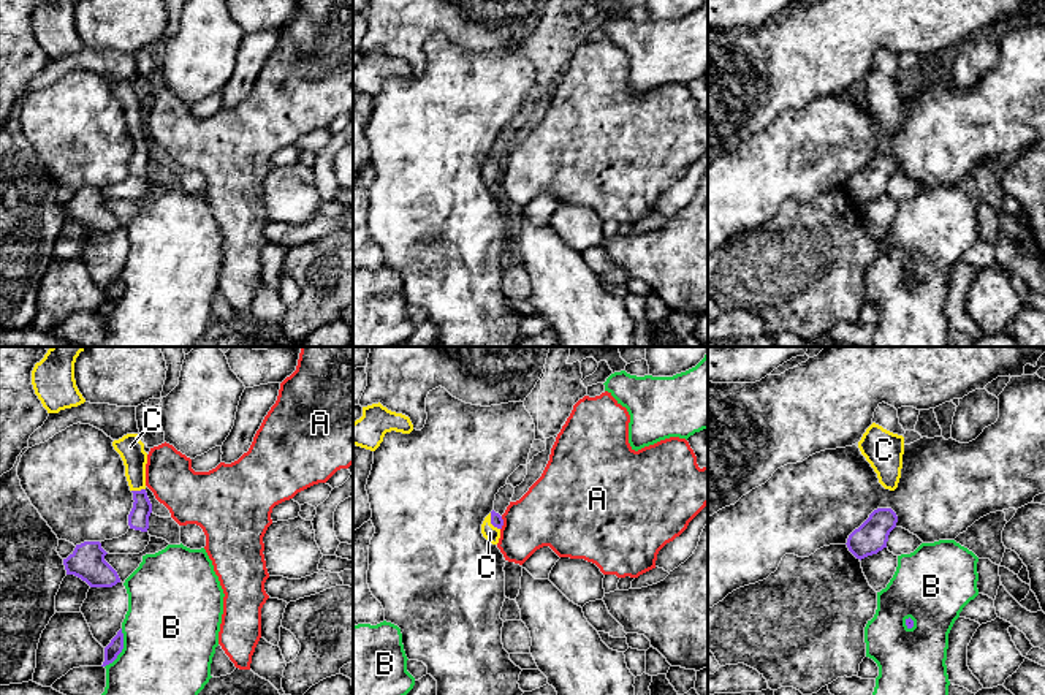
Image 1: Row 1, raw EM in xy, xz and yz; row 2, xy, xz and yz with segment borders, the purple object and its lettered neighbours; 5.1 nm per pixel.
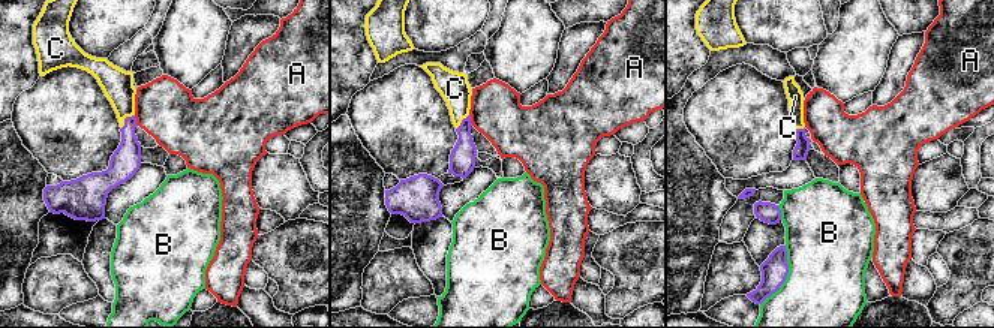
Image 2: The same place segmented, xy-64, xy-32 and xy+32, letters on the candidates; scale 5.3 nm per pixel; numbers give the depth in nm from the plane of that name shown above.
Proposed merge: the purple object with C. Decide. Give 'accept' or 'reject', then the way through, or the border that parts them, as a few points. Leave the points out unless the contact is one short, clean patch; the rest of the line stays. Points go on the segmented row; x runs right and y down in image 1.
accept; way xz (496, 520), (491, 523), (490, 532)

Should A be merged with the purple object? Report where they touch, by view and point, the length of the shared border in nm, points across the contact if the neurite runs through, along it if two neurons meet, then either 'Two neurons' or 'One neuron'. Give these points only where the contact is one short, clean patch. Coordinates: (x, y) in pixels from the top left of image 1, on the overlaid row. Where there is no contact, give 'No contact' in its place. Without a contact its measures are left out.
Touches purple at xz (502, 523). Shared border 70 nm. Boundary: xz (502, 516), (501, 529). Two neurons

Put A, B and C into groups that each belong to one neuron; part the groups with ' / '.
A / B / C

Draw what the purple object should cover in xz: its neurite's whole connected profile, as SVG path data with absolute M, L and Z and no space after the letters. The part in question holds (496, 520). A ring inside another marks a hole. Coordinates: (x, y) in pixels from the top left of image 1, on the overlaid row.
M492 510L481 524L481 534L489 543L497 545L502 526L502 516Z

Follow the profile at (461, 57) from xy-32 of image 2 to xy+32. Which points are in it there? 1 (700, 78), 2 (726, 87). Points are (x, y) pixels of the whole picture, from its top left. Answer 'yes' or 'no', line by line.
1: yes
2: no

